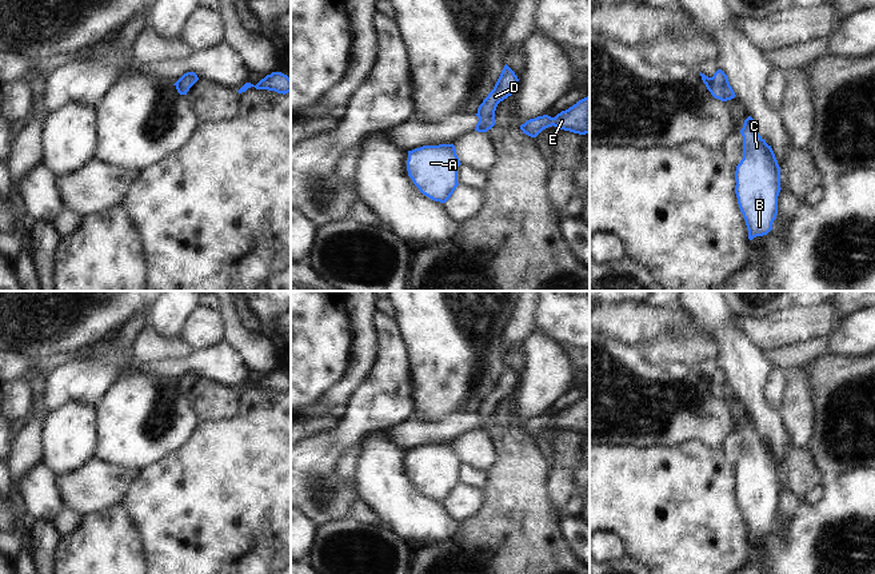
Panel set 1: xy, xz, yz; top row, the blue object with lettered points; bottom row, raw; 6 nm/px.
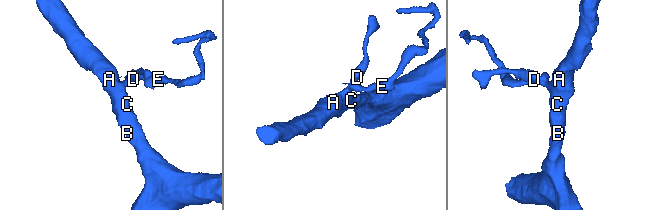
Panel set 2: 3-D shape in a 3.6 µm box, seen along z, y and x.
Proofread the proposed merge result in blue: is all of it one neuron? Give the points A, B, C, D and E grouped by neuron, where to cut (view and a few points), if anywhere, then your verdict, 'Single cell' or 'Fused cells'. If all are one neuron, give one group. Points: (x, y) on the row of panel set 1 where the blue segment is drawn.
Groups: A B C D / E. Split along yz (711, 78), (718, 84), (728, 84). Fused cells

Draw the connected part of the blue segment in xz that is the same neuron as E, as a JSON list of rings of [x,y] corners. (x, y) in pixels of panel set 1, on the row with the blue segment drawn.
[[[590,95],[555,117],[543,115],[530,119],[520,125],[520,129],[526,135],[536,137],[543,129],[552,125],[579,135],[590,133]]]

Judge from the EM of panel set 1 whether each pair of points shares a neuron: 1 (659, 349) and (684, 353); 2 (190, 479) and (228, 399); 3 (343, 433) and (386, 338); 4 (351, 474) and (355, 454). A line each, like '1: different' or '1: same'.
1: same
2: different
3: same
4: same

